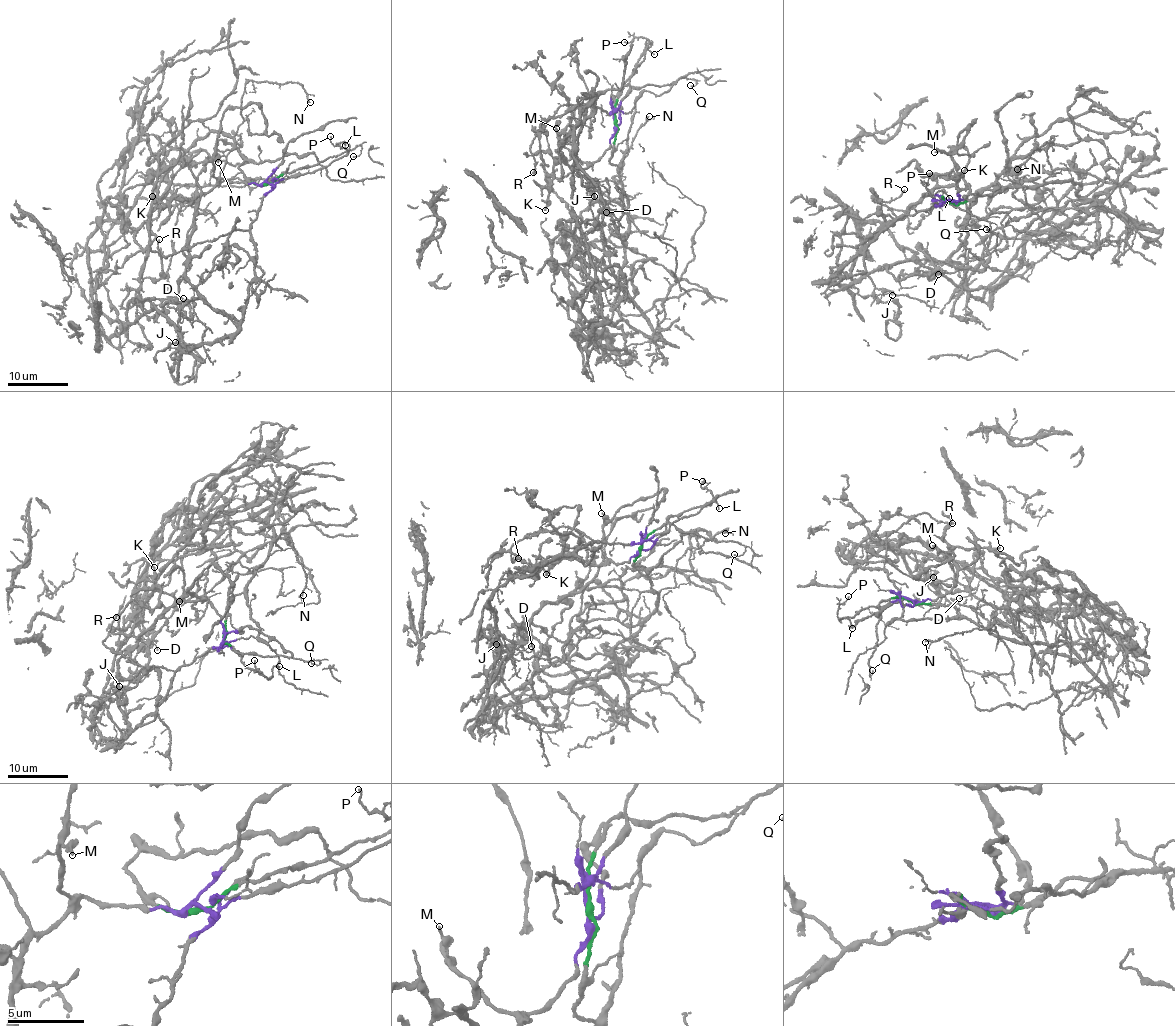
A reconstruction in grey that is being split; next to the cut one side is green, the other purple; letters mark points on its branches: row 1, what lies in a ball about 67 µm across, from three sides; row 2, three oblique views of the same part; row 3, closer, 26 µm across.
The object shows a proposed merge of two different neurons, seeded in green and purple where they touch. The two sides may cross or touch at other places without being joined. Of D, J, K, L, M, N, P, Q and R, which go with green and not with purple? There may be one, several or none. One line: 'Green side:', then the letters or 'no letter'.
Green side: N, Q

